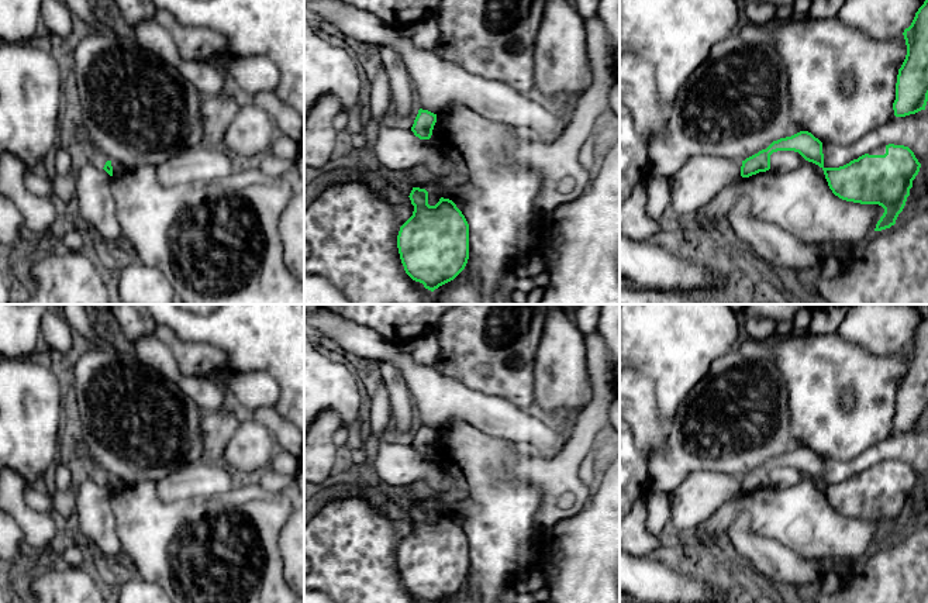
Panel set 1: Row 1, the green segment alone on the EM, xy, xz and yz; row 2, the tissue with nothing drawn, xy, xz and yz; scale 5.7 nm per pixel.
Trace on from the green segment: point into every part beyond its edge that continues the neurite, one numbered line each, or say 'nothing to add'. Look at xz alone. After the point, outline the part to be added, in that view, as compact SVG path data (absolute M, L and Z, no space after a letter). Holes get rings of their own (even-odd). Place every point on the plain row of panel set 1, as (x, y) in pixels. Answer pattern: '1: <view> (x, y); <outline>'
nothing to add

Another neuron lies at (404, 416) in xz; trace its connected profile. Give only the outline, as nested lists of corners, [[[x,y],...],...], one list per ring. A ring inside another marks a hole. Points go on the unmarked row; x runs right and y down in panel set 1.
[[[380,362],[379,368],[382,382],[390,394],[390,407],[393,411],[391,421],[401,431],[410,431],[415,425],[420,425],[411,392],[408,390],[400,369],[389,362]]]

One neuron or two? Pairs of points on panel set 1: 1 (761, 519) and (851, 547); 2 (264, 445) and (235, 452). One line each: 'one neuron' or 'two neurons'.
1: one neuron
2: one neuron

